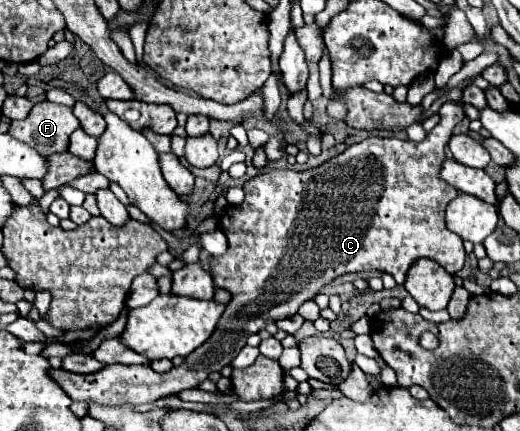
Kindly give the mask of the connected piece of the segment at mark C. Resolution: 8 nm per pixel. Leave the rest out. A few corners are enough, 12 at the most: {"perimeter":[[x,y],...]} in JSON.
{"perimeter":[[370,136],[244,184],[210,258],[232,294],[178,368],[50,370],[74,402],[148,404],[220,372],[346,272],[464,268],[426,140]]}

